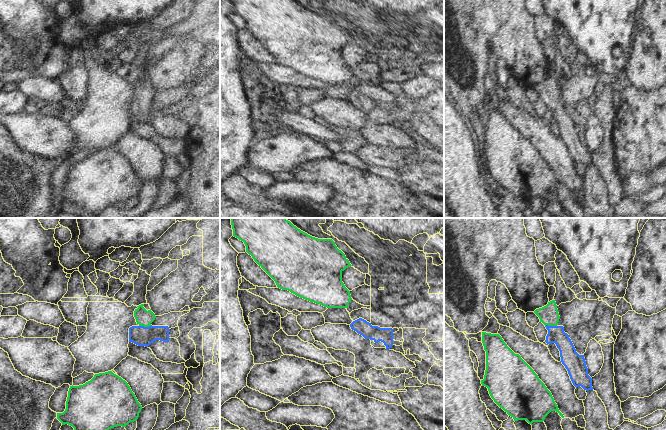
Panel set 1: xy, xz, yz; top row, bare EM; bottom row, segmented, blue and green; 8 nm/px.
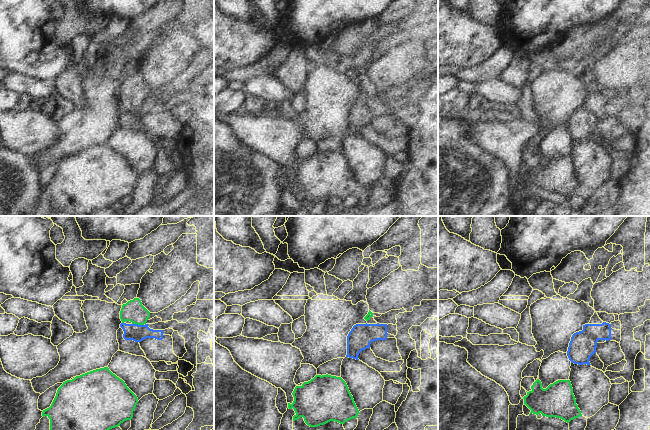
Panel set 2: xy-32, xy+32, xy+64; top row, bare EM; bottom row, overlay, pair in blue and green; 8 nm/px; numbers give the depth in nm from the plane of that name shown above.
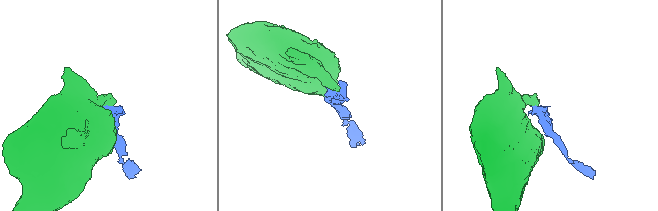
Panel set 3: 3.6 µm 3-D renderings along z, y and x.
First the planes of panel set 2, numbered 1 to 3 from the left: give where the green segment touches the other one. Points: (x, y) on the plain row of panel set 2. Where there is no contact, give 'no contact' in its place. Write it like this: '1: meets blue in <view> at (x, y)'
1: meets blue in xy-32 at (137, 100)
2: no contact
3: no contact

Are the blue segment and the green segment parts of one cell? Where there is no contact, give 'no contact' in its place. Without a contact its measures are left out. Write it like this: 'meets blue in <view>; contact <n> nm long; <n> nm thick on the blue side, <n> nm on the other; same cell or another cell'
meets blue in xy; contact 100 nm long; 160 nm thick on the blue side, 130 nm on the other; same cell

